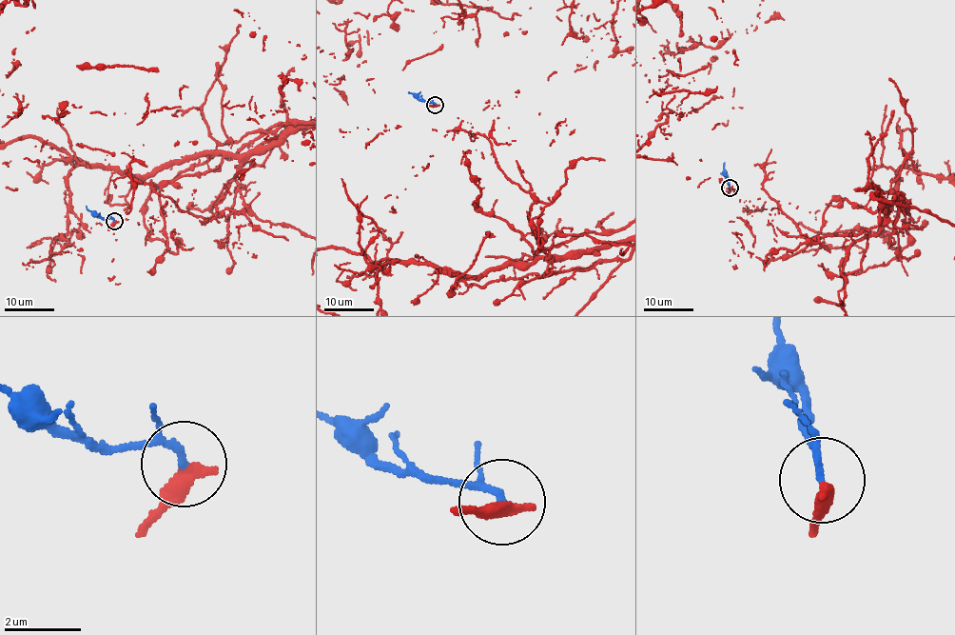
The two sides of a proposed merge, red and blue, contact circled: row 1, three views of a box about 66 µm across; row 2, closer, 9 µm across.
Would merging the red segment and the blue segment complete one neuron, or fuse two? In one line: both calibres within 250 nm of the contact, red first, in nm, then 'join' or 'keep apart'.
440 nm thick on the red side, 130 nm on the other; join

